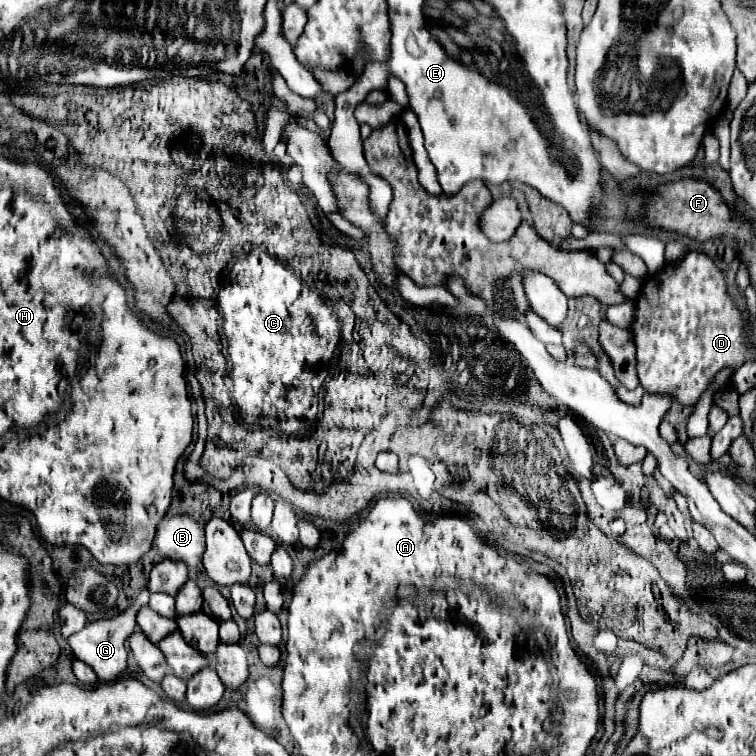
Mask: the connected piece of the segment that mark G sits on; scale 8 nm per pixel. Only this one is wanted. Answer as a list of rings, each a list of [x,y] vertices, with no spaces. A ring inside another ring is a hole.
[[[145,589],[135,601],[133,605],[117,615],[117,617],[111,617],[111,619],[99,619],[99,621],[93,621],[89,623],[87,627],[83,627],[79,633],[71,635],[69,637],[69,645],[73,649],[73,655],[81,661],[85,661],[101,681],[109,683],[109,681],[115,681],[121,673],[125,673],[127,669],[127,657],[129,657],[129,651],[127,651],[127,639],[131,637],[131,633],[135,631],[135,615],[137,615],[137,609],[139,605],[147,605],[149,601],[149,591]]]

